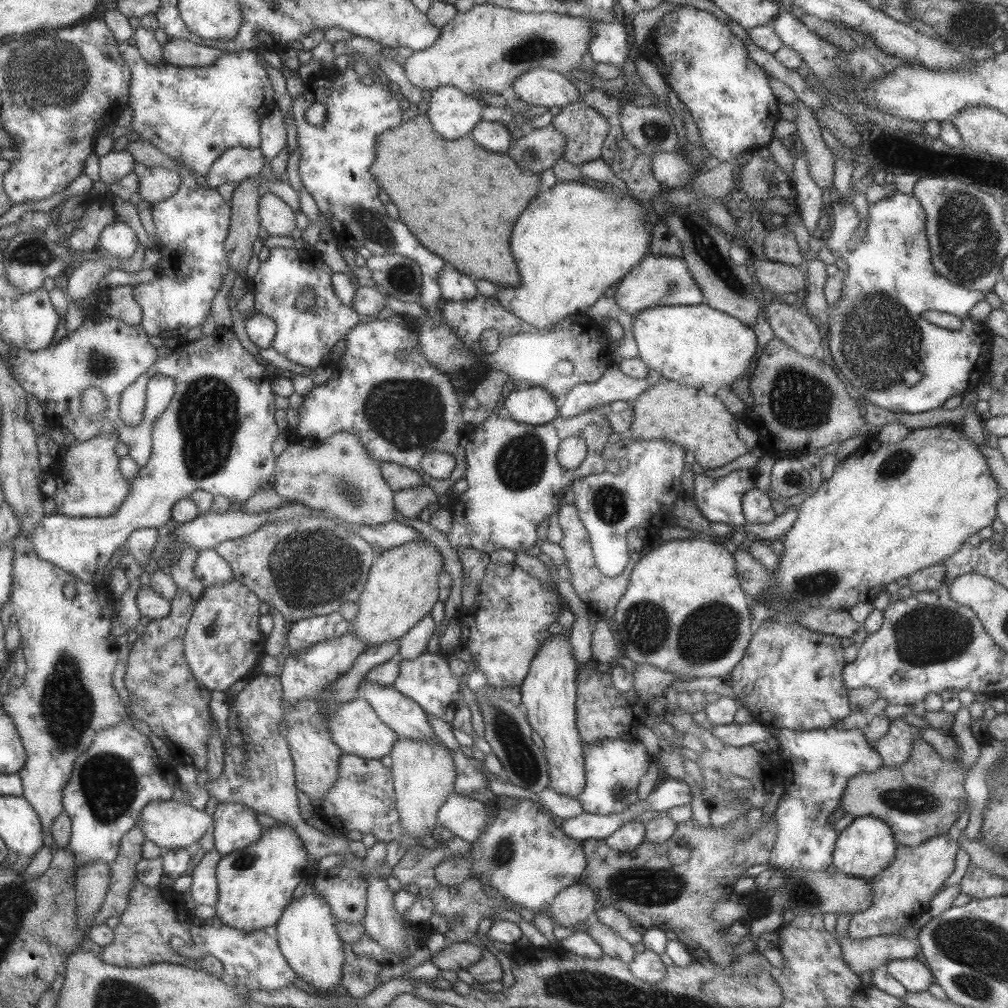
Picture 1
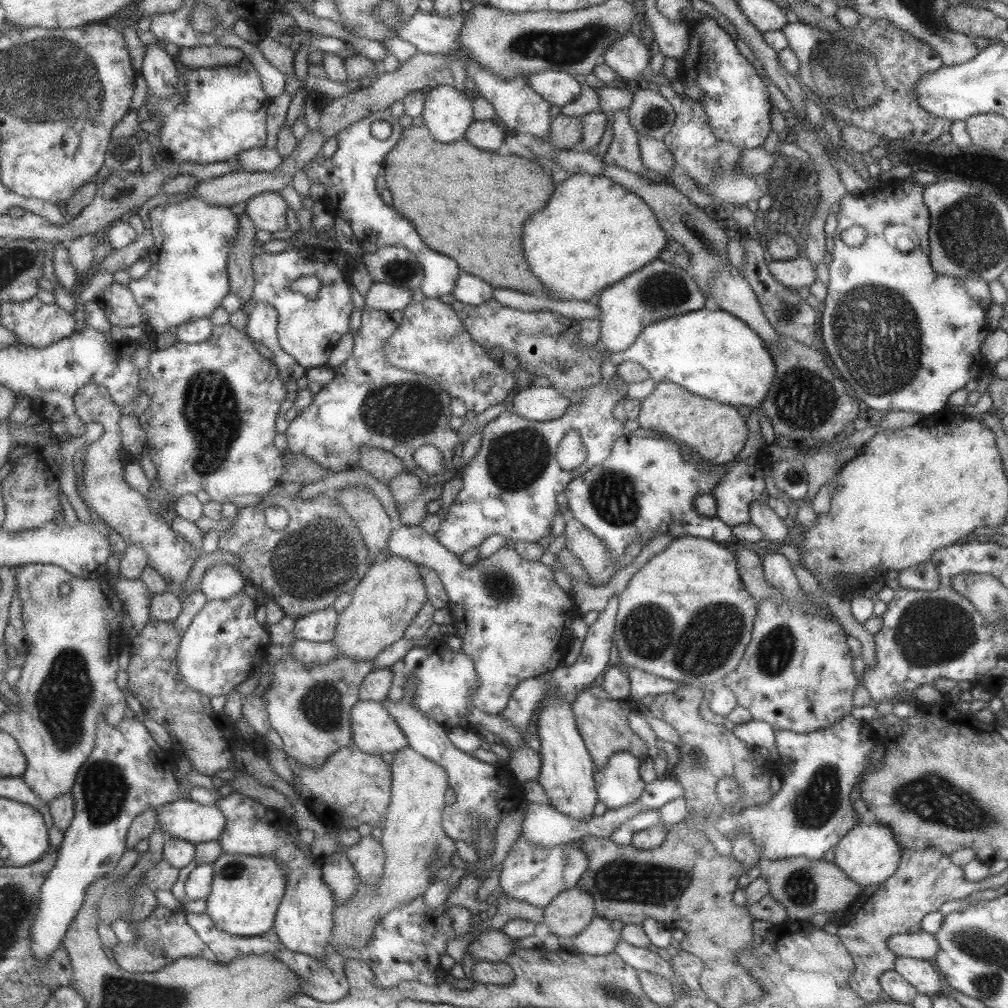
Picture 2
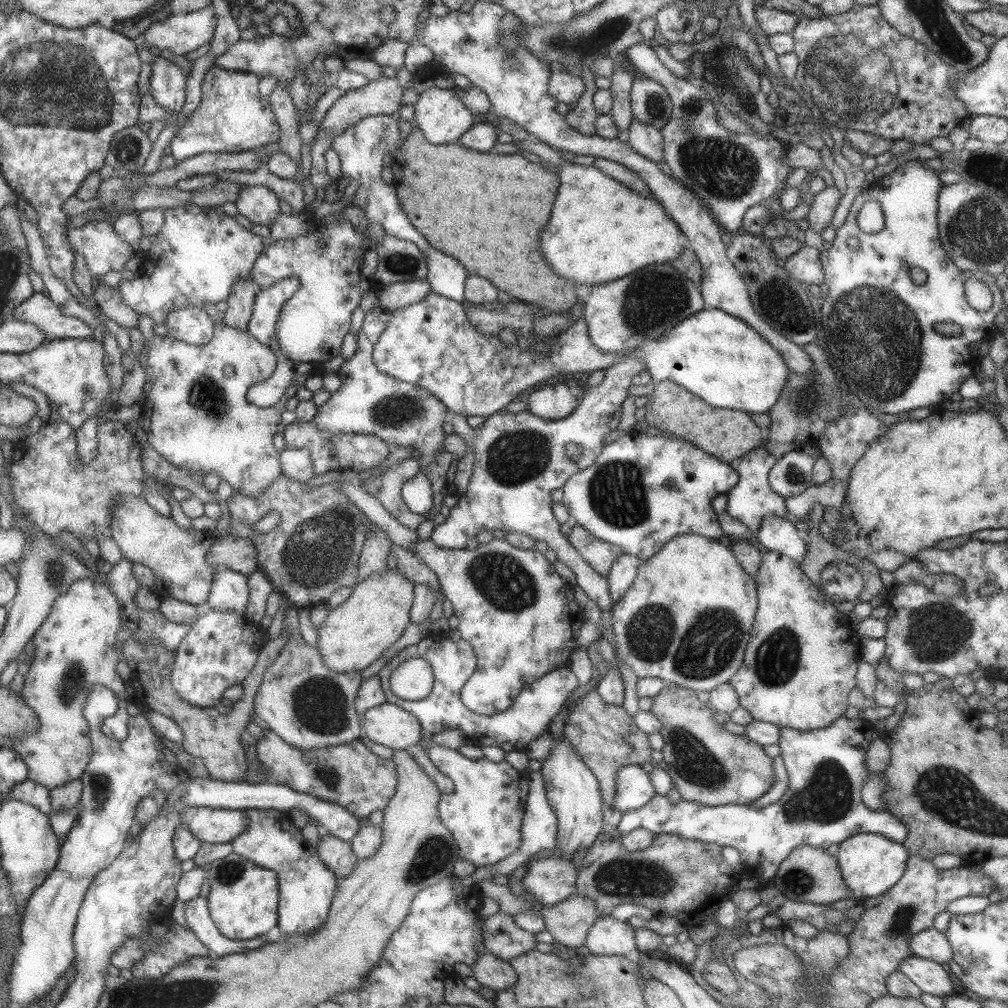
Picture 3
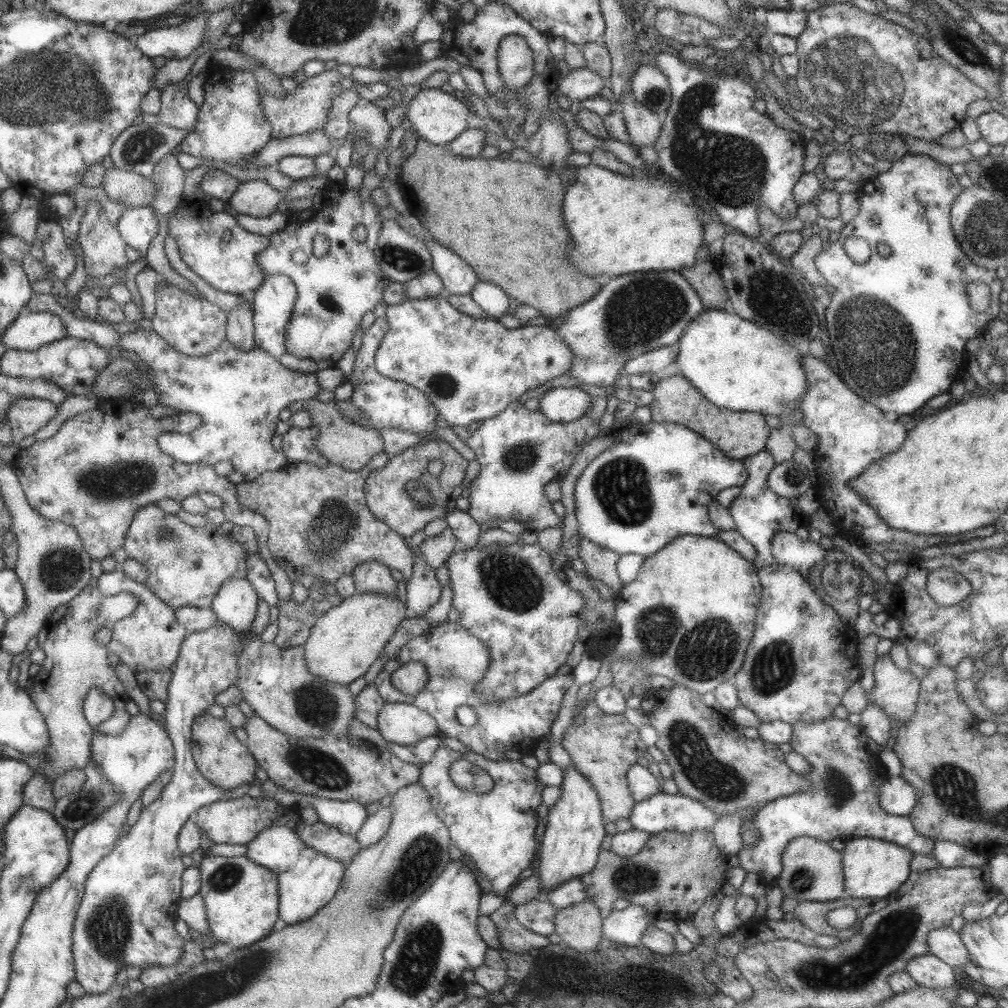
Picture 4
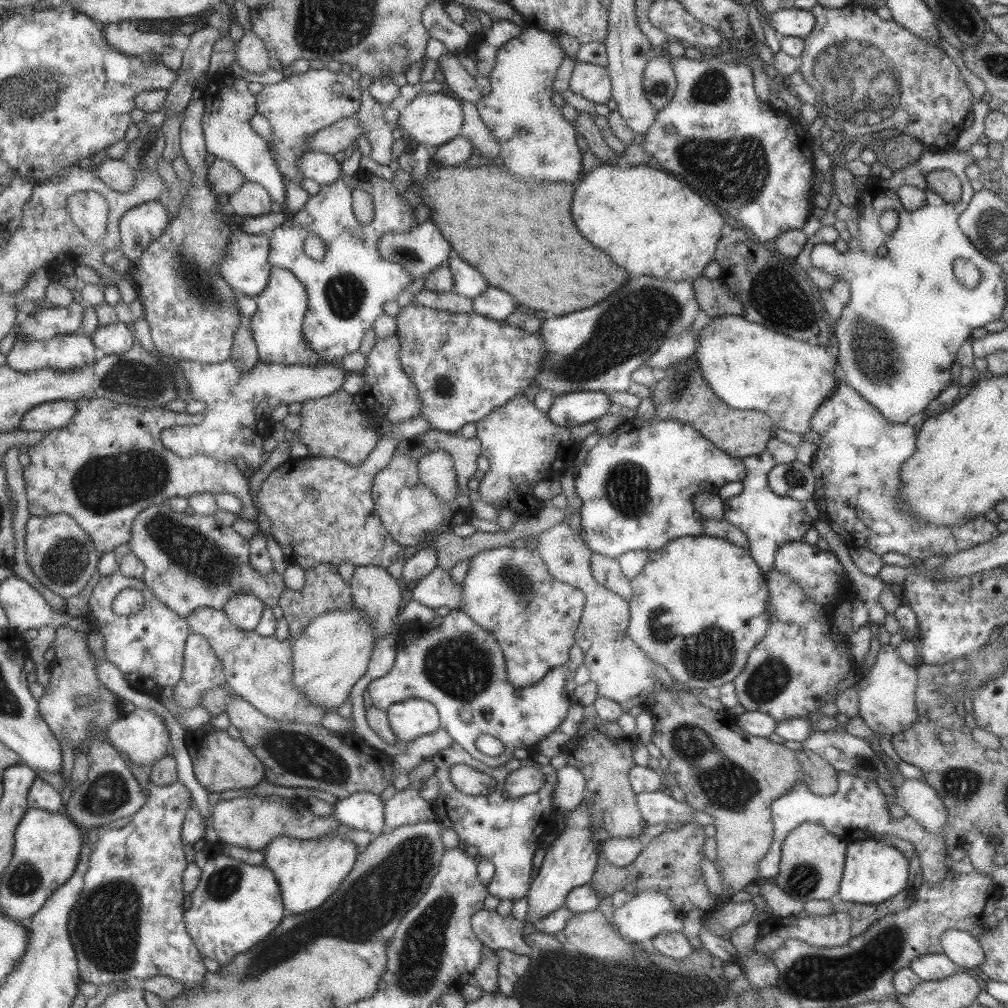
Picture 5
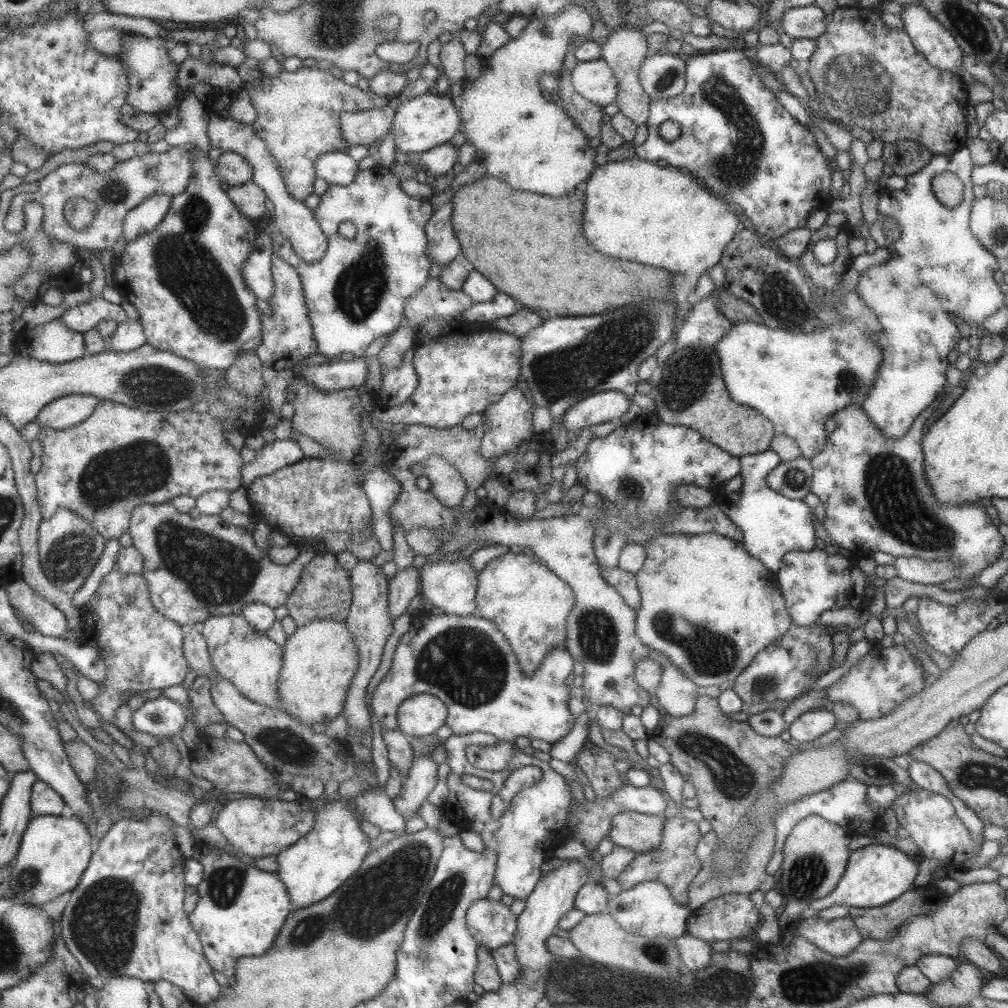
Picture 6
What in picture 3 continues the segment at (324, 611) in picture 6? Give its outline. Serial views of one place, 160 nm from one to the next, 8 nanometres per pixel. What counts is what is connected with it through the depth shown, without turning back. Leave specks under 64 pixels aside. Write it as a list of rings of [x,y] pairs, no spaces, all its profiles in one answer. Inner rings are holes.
[[[284,623],[282,632],[277,638],[269,640],[259,649],[258,657],[253,668],[245,678],[242,697],[232,704],[226,715],[219,714],[215,707],[200,707],[189,704],[186,700],[175,694],[171,688],[170,674],[174,663],[174,651],[166,649],[161,640],[148,641],[135,640],[129,637],[122,644],[122,656],[130,668],[130,678],[134,687],[133,703],[139,711],[148,708],[152,715],[162,715],[171,719],[182,731],[181,746],[187,754],[201,758],[209,776],[218,782],[237,782],[245,780],[248,765],[239,740],[245,733],[245,725],[254,712],[253,701],[259,685],[265,675],[267,667],[277,658],[280,648],[285,644],[286,637],[290,635]]]

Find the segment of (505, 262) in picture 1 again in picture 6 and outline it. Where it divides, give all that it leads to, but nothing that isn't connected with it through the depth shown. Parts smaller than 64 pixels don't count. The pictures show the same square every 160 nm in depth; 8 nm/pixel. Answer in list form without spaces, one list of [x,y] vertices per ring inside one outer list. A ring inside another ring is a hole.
[[[483,176],[481,180],[473,180],[471,184],[465,184],[453,192],[450,205],[453,236],[460,244],[462,255],[473,264],[473,269],[493,282],[497,290],[509,294],[528,309],[539,311],[537,308],[543,308],[549,310],[543,314],[557,317],[589,316],[619,308],[625,302],[629,304],[655,298],[673,303],[673,294],[668,288],[672,278],[669,272],[605,256],[585,242],[581,232],[583,194],[579,190],[551,198],[533,192],[521,192],[509,188],[505,182],[493,176]]]

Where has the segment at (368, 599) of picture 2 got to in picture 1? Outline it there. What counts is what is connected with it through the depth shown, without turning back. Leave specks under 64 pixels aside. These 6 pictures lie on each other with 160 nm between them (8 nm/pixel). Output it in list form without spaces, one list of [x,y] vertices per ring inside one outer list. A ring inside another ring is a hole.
[[[423,536],[379,554],[370,566],[363,590],[357,599],[358,611],[351,622],[353,631],[365,644],[378,645],[399,639],[413,628],[438,600],[438,574],[443,558]]]

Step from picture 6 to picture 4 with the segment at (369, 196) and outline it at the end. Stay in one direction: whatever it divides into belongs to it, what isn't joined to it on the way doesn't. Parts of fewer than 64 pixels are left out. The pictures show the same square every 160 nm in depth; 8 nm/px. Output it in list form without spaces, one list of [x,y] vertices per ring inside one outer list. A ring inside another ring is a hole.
[[[328,181],[320,191],[312,196],[312,205],[308,209],[301,209],[300,211],[291,210],[288,212],[288,222],[287,225],[285,225],[285,228],[269,235],[268,245],[257,256],[258,266],[261,266],[261,270],[265,272],[266,275],[283,274],[288,276],[291,279],[291,282],[293,282],[295,285],[297,296],[295,302],[293,303],[293,308],[291,309],[288,323],[285,327],[284,336],[285,350],[295,358],[309,358],[314,361],[325,360],[330,362],[331,365],[334,365],[336,360],[341,358],[342,352],[350,346],[351,337],[353,336],[355,328],[359,325],[361,316],[363,316],[367,310],[373,311],[373,308],[375,308],[375,305],[378,303],[379,299],[381,299],[383,290],[385,290],[385,287],[391,282],[389,278],[382,274],[374,257],[374,247],[376,246],[380,226],[382,224],[377,212],[378,208],[375,207],[371,201],[360,202],[359,197],[356,195],[358,190],[359,188],[356,191],[355,189],[347,189],[343,182],[340,183],[336,181]],[[357,226],[363,226],[366,229],[366,237],[364,242],[355,241],[351,235],[353,234],[353,228],[356,228]],[[315,234],[322,234],[330,244],[327,253],[319,258],[314,257],[311,253],[311,241]]]

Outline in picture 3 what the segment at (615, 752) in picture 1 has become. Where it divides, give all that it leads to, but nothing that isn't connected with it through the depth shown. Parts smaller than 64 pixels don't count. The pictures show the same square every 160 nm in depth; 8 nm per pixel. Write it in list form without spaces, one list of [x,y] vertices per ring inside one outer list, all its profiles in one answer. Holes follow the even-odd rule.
[[[626,764],[617,769],[614,780],[612,808],[620,813],[641,808],[655,796],[650,778],[638,764]]]

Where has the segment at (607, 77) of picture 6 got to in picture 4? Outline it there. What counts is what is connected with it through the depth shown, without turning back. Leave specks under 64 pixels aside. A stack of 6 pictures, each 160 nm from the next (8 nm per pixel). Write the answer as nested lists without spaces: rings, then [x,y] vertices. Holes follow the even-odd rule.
[[[586,67],[570,70],[570,72],[558,80],[557,90],[568,100],[579,101],[599,94],[599,90],[608,80],[599,77]]]

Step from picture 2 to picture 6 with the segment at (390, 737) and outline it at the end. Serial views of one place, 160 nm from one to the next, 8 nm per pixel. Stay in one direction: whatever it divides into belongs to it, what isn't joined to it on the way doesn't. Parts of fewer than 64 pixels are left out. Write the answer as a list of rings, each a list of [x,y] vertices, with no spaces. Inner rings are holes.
[[[414,695],[402,700],[397,707],[397,729],[407,738],[430,735],[444,725],[446,714],[446,706],[437,697]]]

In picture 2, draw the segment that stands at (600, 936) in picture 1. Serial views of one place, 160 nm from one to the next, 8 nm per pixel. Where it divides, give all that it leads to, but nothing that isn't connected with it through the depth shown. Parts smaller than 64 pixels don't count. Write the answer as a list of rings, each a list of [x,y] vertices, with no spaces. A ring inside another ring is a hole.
[[[623,939],[615,943],[613,953],[623,961],[623,963],[633,967],[635,970],[649,971],[650,973],[662,976],[670,984],[676,979],[676,972],[672,970],[671,962],[665,962],[656,953],[650,952],[646,948],[630,946]]]

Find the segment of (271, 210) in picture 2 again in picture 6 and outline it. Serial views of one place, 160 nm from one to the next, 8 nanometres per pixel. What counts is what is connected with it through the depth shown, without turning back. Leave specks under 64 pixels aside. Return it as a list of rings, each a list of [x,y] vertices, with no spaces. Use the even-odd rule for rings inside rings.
[[[251,179],[243,184],[229,187],[226,193],[241,215],[249,219],[259,220],[266,212],[263,205],[265,193],[256,184],[253,184]]]

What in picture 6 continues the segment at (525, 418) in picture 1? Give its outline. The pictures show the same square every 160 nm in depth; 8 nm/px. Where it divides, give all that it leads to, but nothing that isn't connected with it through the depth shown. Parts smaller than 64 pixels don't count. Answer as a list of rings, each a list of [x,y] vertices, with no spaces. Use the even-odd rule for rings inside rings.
[[[617,390],[597,391],[565,409],[561,425],[569,431],[617,421],[627,412],[629,403],[629,399]]]

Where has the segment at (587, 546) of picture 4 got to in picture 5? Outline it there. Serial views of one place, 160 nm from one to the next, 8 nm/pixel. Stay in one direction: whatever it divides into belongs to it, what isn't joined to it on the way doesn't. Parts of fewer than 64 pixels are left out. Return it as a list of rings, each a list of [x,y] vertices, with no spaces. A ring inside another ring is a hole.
[[[593,553],[590,562],[590,571],[597,584],[614,592],[617,596],[628,601],[632,595],[629,579],[619,570],[616,558],[607,558],[599,553]]]

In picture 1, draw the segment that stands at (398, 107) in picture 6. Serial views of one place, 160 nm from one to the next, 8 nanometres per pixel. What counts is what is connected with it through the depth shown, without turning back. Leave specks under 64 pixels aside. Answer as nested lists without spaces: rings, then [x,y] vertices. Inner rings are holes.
[[[453,86],[433,89],[428,96],[426,112],[432,129],[447,140],[455,140],[469,135],[481,120],[481,104],[471,95]]]

